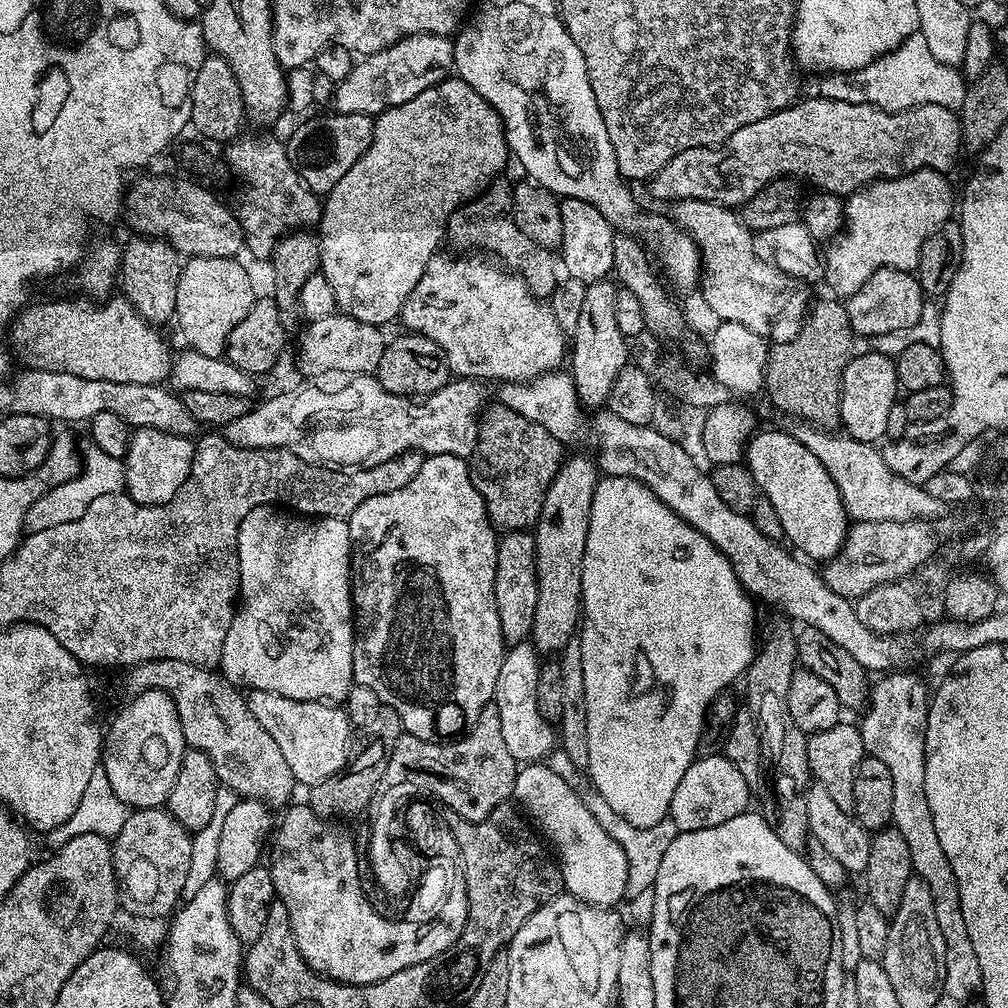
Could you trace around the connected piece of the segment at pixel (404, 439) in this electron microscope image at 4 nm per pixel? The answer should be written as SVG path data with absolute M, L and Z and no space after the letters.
M356 374L351 377L349 384L344 384L341 388L332 388L327 392L324 388L319 388L319 383L304 382L301 388L292 388L289 392L280 392L277 396L272 396L269 400L264 400L260 405L249 407L246 414L242 414L242 418L234 418L234 422L224 425L222 435L229 444L237 444L239 448L281 448L290 454L294 454L298 458L302 458L308 464L319 464L321 466L363 466L369 468L375 464L381 464L387 460L392 460L396 456L400 456L403 452L418 452L425 457L437 456L438 454L454 454L465 458L471 457L476 451L476 439L478 438L478 430L480 429L480 418L482 409L485 407L484 392L479 383L471 378L452 378L446 386L442 386L437 392L423 397L422 402L419 399L410 396L399 396L398 394L390 394L383 388L375 375L372 374Z

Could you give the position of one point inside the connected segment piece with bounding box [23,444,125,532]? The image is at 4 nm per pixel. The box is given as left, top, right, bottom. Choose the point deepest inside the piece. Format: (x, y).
(100, 474)

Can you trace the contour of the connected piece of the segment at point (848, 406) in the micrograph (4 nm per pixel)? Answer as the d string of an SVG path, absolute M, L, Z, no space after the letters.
M884 352L853 355L842 374L840 391L840 424L847 436L867 444L883 441L888 436L890 410L898 403L896 392L896 362L891 355Z

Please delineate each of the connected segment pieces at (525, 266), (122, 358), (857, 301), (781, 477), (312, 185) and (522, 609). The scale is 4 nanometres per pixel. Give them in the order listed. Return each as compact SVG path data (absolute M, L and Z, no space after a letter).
M497 178L470 200L464 201L454 215L448 217L447 239L453 240L460 250L479 250L491 254L503 267L524 277L528 289L538 297L548 298L558 281L558 260L553 249L542 246L523 232L512 210L514 188L504 178Z
M116 294L99 302L88 298L80 300L52 300L49 304L29 303L13 319L11 347L25 360L28 368L40 368L44 372L78 374L78 378L90 378L102 382L134 382L135 384L164 384L171 377L174 348L164 341L159 327L143 320L134 306L123 295Z
M879 268L866 278L866 282L852 296L847 297L846 307L850 326L857 337L888 336L891 332L904 332L920 320L926 297L920 281L912 272L897 268Z
M787 430L757 431L746 445L746 467L754 478L759 495L764 496L770 502L770 506L774 506L774 510L778 510L784 540L797 553L803 554L812 562L827 562L840 553L850 527L848 511L842 502L842 494L838 494L838 486L834 486L834 480L830 478L830 474L826 474L826 466L822 466L822 462L818 462L818 458L814 458L814 454L810 454L810 450L802 446L802 442L795 440Z
M333 111L332 116L316 116L305 124L300 124L286 136L288 157L298 170L300 180L311 192L327 194L366 154L372 141L373 117L362 114L342 114Z
M531 531L506 532L496 545L494 602L498 606L498 626L502 626L505 645L523 644L531 637L534 609L538 606L538 566L536 537Z

